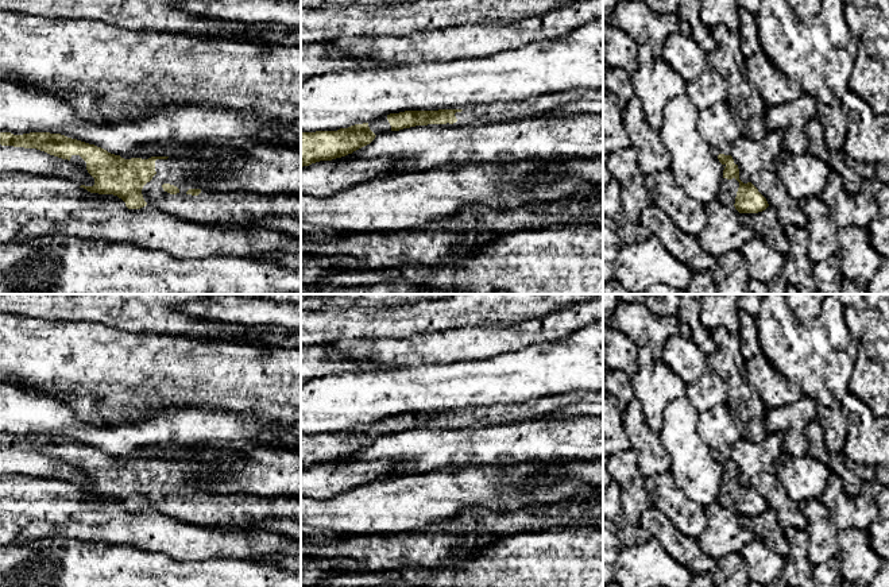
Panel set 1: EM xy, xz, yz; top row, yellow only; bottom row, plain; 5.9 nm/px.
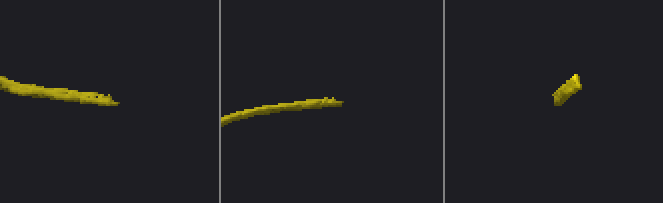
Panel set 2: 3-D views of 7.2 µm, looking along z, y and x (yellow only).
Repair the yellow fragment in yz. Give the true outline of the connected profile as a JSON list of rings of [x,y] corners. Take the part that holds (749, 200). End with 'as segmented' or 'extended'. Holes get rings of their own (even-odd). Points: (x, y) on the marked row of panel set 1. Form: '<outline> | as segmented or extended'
[[[719,154],[719,162],[724,166],[722,188],[718,200],[724,205],[734,206],[739,213],[758,213],[769,204],[751,184],[739,179],[739,169],[731,155]]] | extended

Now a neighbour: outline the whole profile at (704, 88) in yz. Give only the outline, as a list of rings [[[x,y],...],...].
[[[673,32],[660,57],[685,81],[685,94],[699,111],[727,101],[723,78],[708,63],[707,53],[692,36]]]

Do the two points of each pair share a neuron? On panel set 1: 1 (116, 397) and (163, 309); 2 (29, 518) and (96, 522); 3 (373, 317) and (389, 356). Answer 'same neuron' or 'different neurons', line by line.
1: different neurons
2: same neuron
3: different neurons

